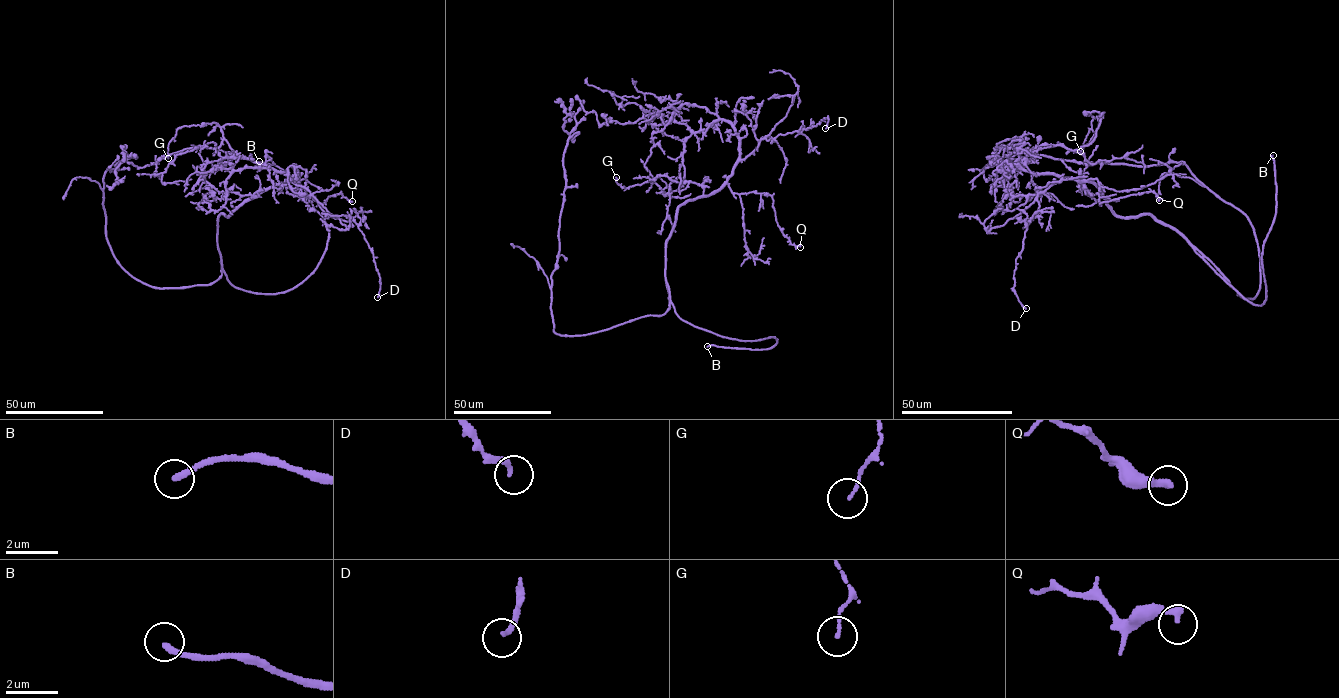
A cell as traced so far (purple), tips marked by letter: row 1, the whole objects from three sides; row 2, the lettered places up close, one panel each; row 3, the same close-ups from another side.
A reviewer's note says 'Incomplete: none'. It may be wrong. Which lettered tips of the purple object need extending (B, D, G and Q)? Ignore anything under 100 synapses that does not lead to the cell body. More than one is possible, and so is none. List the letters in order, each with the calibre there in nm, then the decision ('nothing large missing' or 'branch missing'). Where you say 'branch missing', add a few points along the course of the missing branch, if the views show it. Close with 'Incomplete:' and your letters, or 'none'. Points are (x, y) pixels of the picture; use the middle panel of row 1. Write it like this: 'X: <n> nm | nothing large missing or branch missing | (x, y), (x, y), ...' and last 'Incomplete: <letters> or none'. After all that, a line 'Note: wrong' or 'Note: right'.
B: 240 nm | branch missing | (707, 346), (700, 349), (677, 346)
D: 200 nm | nothing large missing
G: 110 nm | nothing large missing
Q: 280 nm | nothing large missing
Incomplete: B
Note: wrong

